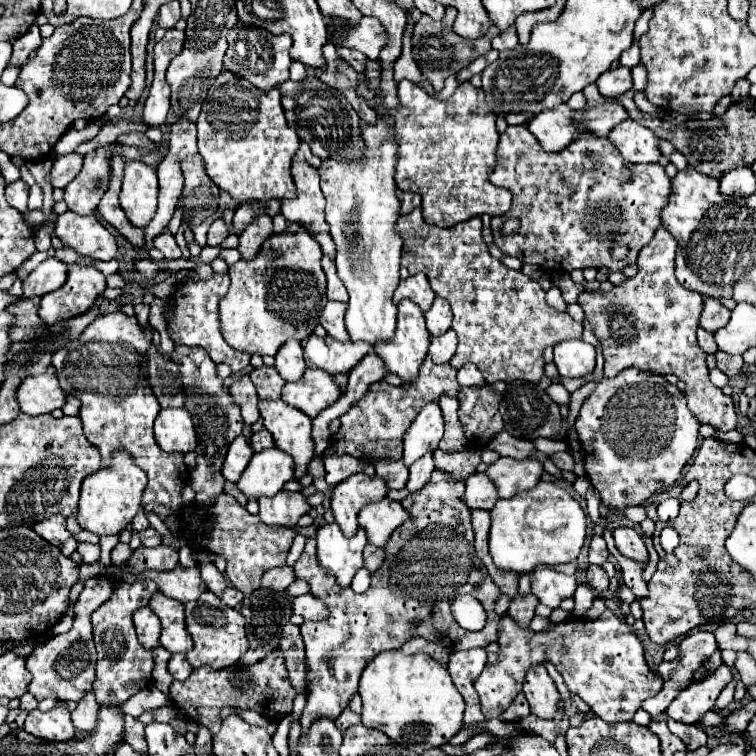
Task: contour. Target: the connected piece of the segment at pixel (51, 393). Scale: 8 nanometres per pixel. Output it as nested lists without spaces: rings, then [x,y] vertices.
[[[41,373],[21,381],[17,387],[17,401],[23,413],[43,415],[59,409],[65,403],[65,393],[55,375]]]

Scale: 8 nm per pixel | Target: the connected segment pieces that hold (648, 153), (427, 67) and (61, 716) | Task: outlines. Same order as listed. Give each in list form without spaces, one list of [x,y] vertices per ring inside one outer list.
[[[625,119],[611,129],[609,141],[629,163],[657,163],[661,157],[657,149],[659,137],[631,119]]]
[[[447,7],[447,13],[441,21],[433,21],[431,17],[421,17],[421,21],[415,25],[413,31],[413,57],[421,69],[421,73],[425,75],[425,79],[431,81],[435,91],[441,91],[445,85],[445,79],[449,75],[459,73],[463,67],[467,67],[471,61],[475,61],[477,57],[485,55],[491,49],[491,39],[495,35],[499,35],[499,29],[493,25],[481,39],[463,39],[457,37],[457,33],[453,33],[453,21],[455,21],[455,9]]]
[[[57,703],[47,713],[43,713],[39,709],[31,711],[25,719],[23,729],[39,739],[45,739],[45,741],[65,741],[65,739],[75,737],[71,713],[65,703]]]

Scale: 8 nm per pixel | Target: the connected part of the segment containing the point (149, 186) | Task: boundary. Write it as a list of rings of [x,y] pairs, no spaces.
[[[131,161],[125,165],[123,189],[121,189],[121,209],[127,219],[143,229],[149,225],[157,211],[157,173],[141,161]]]

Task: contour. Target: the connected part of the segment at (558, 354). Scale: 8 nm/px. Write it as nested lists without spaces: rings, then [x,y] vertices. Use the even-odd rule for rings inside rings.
[[[561,341],[555,345],[553,363],[561,377],[585,377],[595,369],[595,347],[581,341]]]

